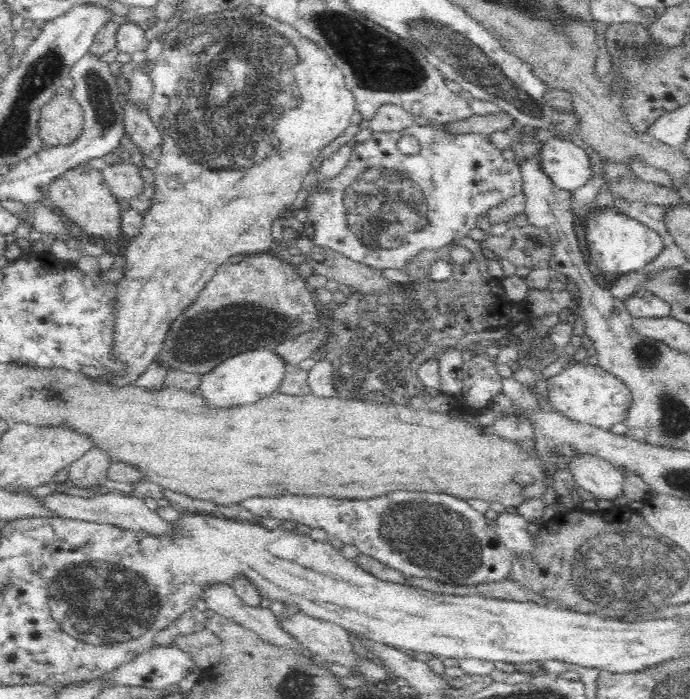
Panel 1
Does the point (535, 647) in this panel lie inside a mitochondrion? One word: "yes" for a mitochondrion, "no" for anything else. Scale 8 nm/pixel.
no

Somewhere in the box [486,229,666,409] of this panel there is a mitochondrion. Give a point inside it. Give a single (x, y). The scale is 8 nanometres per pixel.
(647, 354)

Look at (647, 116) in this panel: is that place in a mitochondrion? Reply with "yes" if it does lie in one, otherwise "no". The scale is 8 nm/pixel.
no

